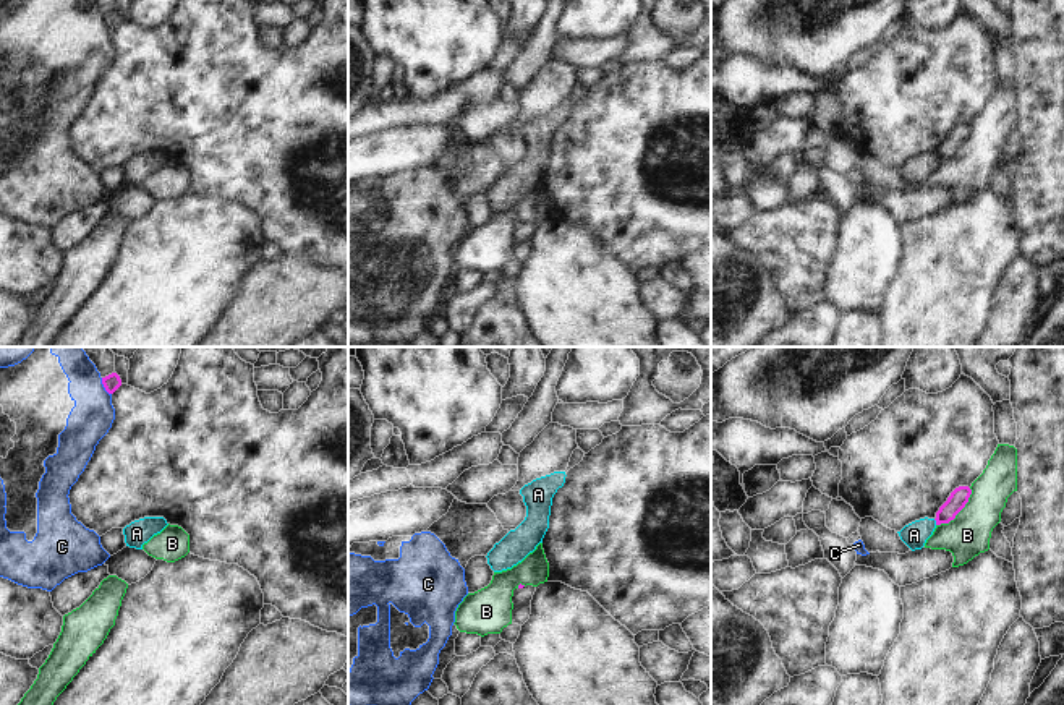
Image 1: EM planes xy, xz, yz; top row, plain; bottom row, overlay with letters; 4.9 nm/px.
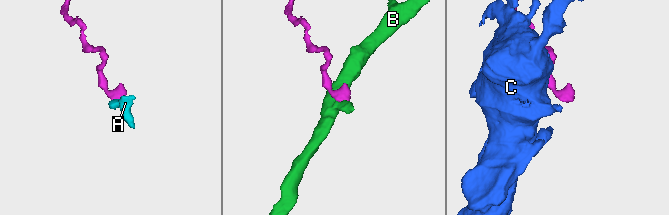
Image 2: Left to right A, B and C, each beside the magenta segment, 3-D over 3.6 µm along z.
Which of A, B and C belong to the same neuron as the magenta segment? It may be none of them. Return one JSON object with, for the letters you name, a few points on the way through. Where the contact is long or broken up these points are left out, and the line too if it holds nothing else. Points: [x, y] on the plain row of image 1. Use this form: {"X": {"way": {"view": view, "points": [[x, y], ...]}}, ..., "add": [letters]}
{"add": []}

